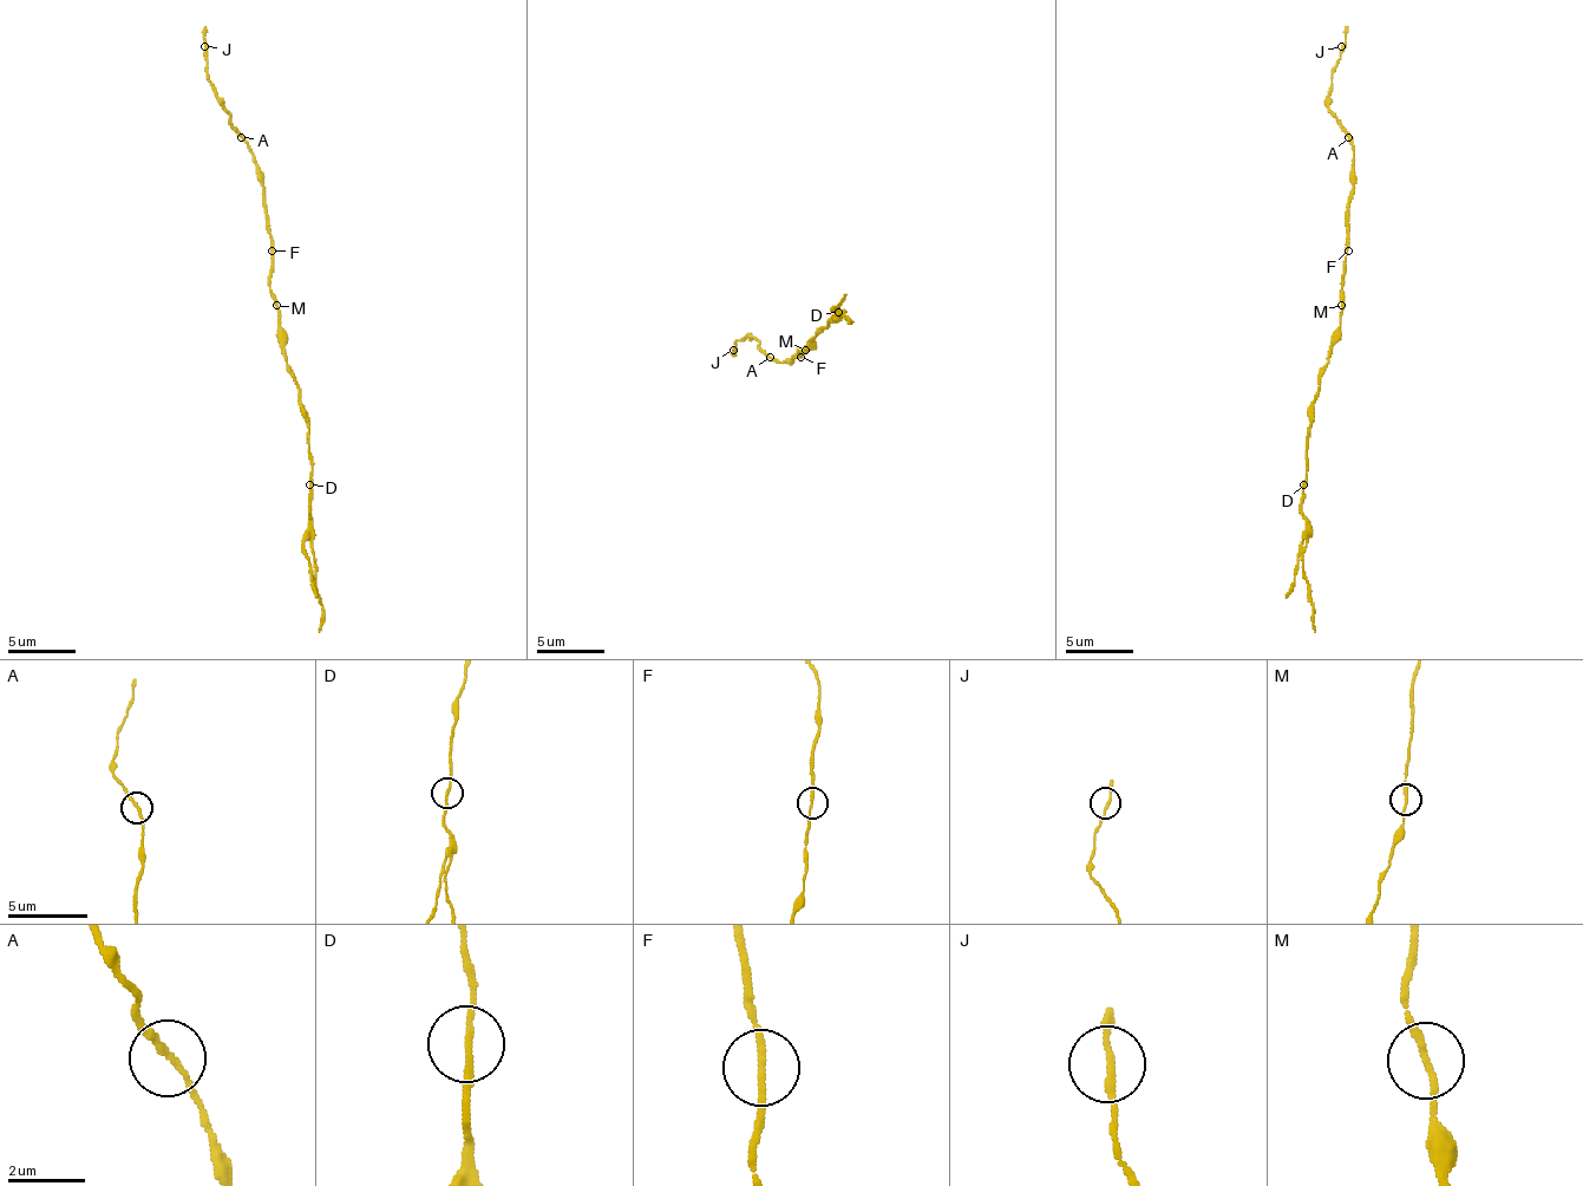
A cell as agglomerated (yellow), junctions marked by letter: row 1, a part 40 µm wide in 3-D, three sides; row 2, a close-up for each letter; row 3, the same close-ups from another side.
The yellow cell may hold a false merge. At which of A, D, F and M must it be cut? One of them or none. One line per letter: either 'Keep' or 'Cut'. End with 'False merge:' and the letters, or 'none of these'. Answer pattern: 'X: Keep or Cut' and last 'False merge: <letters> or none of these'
A: Keep
D: Keep
F: Keep
M: Keep
False merge: none of these

